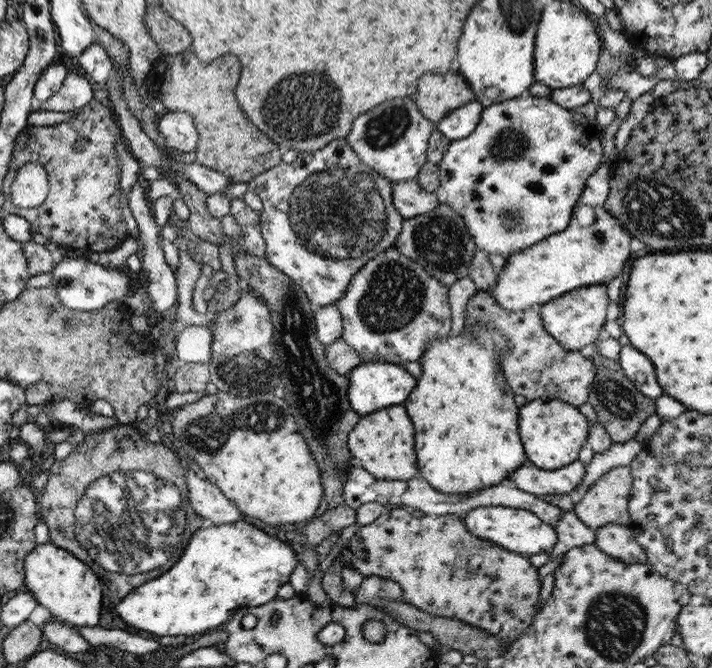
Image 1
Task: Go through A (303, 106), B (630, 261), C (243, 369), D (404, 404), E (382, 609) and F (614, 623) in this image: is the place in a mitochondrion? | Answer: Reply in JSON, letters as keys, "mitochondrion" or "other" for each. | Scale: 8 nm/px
{"A":"mitochondrion","B":"other","C":"mitochondrion","D":"other","E":"other","F":"mitochondrion"}

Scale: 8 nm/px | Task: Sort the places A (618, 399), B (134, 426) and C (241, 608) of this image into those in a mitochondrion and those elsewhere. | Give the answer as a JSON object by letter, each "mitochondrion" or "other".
{"A":"mitochondrion","B":"other","C":"other"}

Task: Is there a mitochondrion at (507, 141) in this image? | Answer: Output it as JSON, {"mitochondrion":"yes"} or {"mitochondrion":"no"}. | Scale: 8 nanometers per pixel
{"mitochondrion":"yes"}

